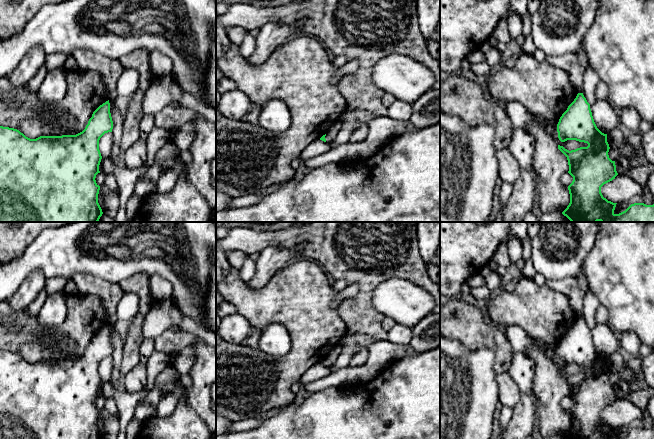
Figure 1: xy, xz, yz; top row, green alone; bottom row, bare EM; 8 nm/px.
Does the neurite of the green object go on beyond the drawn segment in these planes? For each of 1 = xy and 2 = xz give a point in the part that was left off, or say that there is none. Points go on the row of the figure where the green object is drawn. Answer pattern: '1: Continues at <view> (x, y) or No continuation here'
1: No continuation here
2: No continuation here

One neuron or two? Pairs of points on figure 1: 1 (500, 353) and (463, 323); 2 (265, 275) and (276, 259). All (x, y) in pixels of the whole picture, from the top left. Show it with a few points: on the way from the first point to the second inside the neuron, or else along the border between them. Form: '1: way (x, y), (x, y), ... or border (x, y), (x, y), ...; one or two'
1: way (492, 343), (481, 332), (473, 328); one
2: way (265, 271), (272, 263); one

